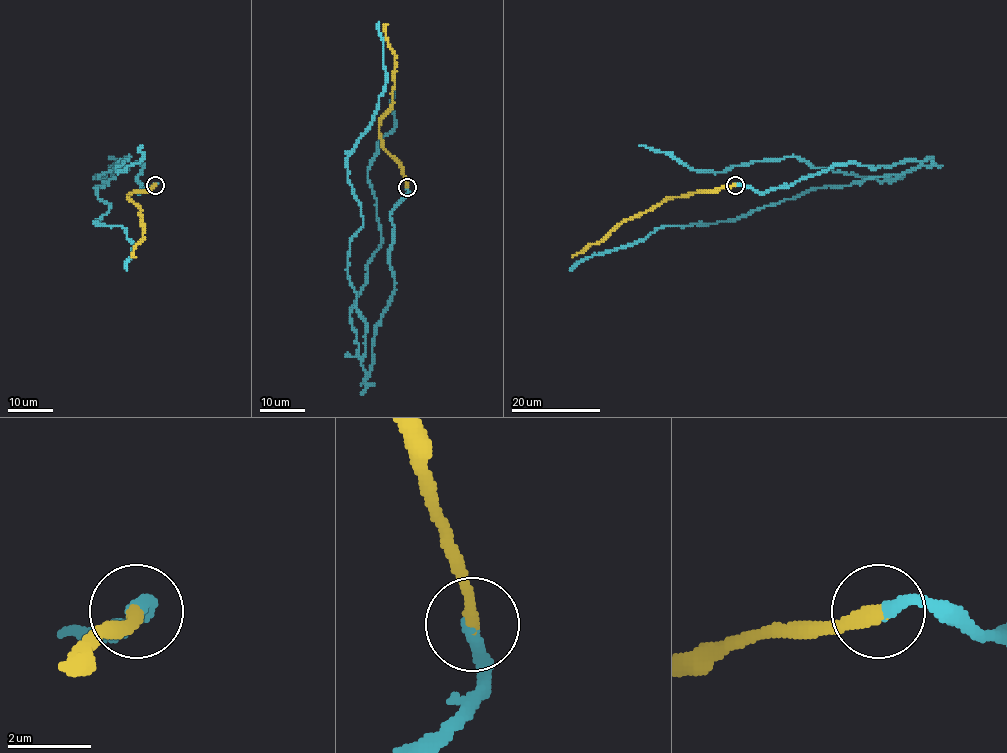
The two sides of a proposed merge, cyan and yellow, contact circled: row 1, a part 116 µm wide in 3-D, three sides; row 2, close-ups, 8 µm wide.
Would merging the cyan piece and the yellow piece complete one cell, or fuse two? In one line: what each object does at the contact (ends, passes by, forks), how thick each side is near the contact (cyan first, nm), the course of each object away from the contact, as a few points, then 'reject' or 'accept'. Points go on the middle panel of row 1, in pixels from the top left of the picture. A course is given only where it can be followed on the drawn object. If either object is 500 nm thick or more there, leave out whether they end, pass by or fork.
cyan ends; yellow ends; calibres 280 and 320 nm; course cyan (407, 187), (390, 214), (395, 292), (366, 375), (347, 267), (362, 216), (347, 155), (385, 88), (379, 21); course yellow (407, 186), (401, 166), (381, 144), (379, 118), (389, 108), (394, 87), (395, 55), (386, 36), (387, 23); accept

